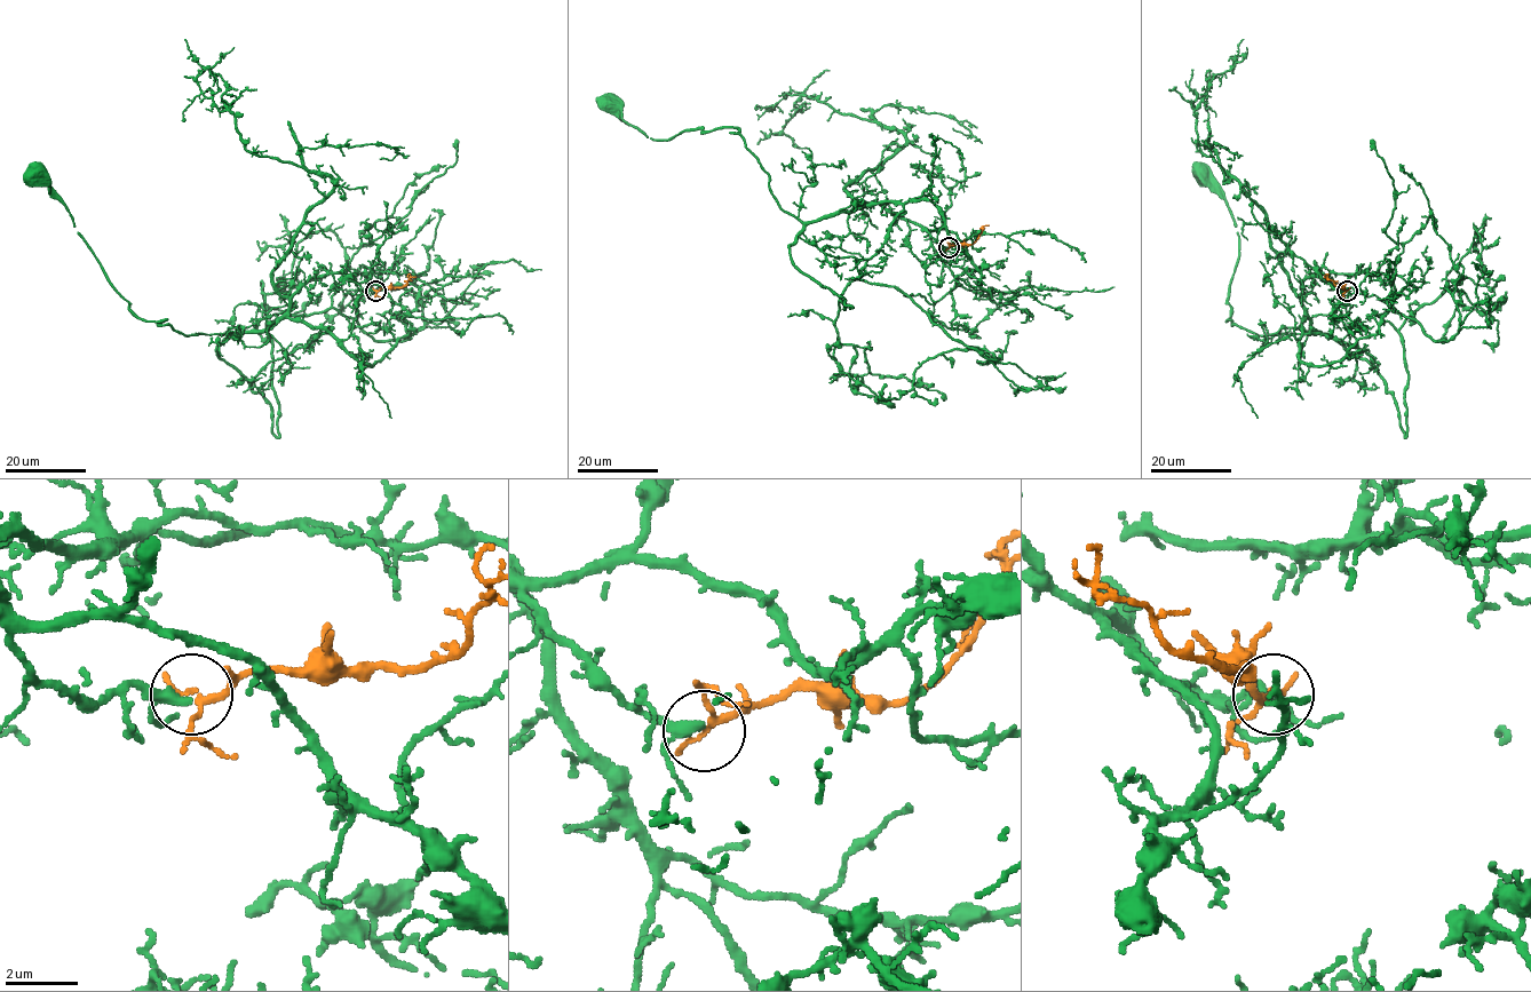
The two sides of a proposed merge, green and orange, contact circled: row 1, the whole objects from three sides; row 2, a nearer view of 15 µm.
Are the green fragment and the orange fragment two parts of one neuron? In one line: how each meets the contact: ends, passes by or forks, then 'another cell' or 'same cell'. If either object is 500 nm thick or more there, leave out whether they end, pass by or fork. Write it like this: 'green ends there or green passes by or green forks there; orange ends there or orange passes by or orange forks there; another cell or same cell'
green passes by; orange passes by; same cell

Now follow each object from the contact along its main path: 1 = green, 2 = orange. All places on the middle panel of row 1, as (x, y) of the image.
1: (949, 247), (879, 204), (801, 222), (780, 207), (737, 129), (652, 140), (609, 103)
2: (949, 247), (972, 245), (984, 225), (989, 225)

